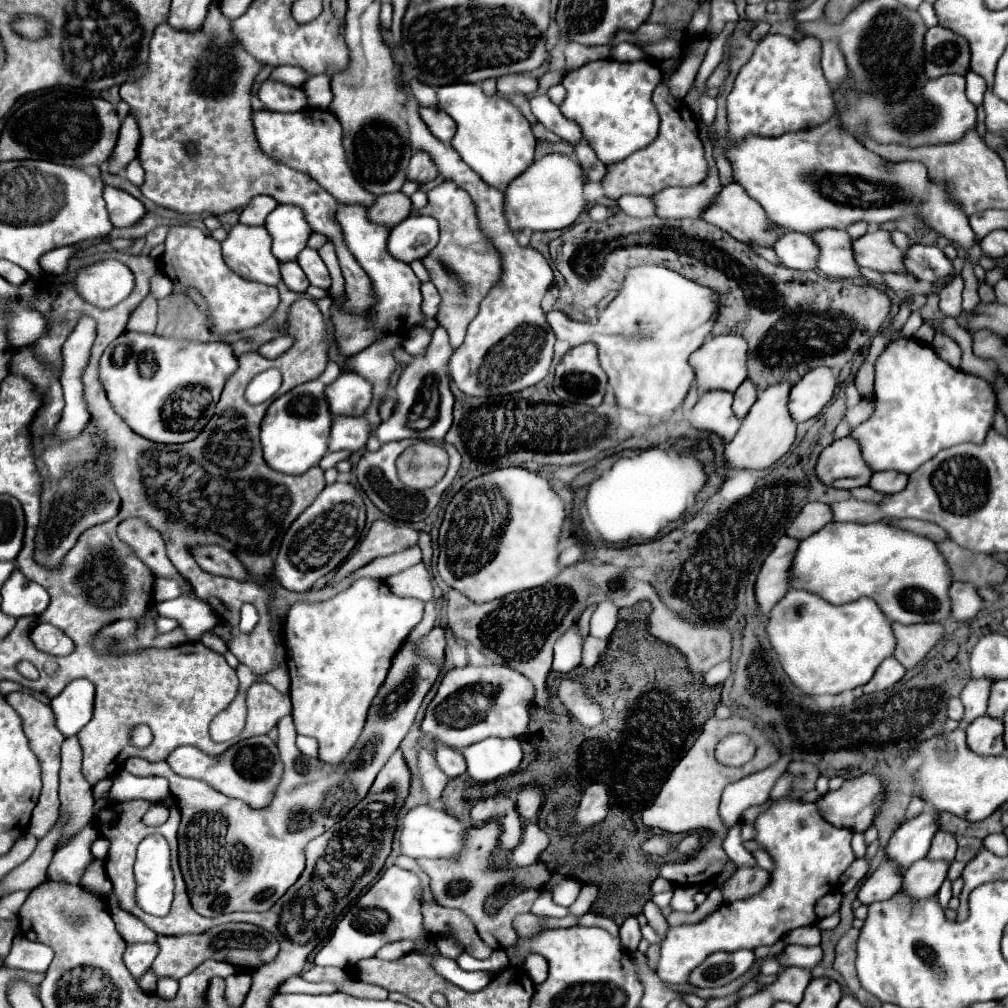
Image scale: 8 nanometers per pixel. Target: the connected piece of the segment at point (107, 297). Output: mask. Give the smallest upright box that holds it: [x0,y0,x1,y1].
[75,260,133,308]

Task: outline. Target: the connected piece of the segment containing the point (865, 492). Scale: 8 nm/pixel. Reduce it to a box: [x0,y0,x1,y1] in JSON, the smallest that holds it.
[851,486,883,502]

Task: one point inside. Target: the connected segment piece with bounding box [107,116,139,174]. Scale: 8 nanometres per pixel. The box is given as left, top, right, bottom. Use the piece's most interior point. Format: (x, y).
(126, 149)

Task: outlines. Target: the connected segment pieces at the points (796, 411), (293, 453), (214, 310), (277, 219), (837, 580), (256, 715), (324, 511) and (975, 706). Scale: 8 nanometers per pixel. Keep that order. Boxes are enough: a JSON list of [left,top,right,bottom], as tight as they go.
[[789,368,837,422],[261,362,341,474],[161,226,279,336],[265,204,313,262],[791,522,951,624],[239,682,291,740],[277,482,365,592],[961,678,991,726]]

